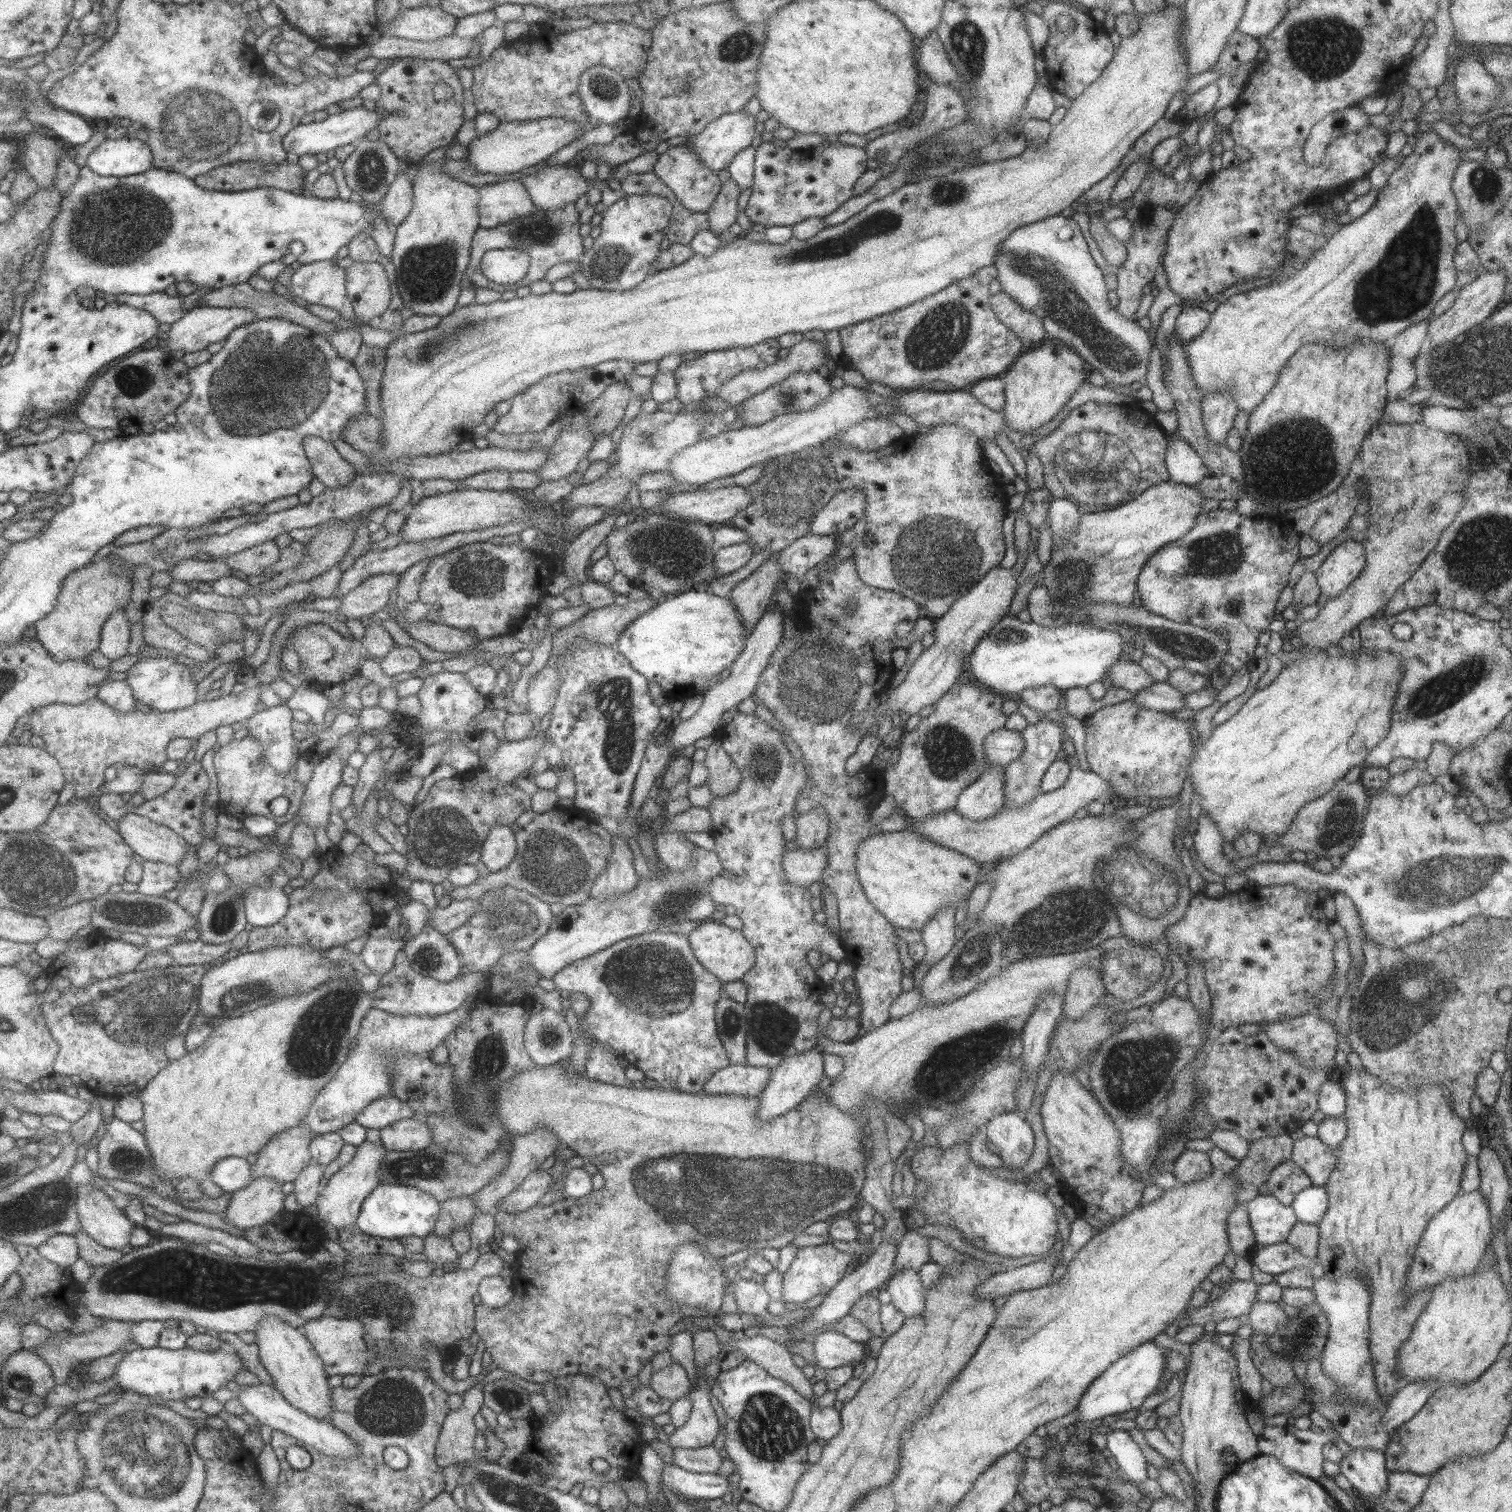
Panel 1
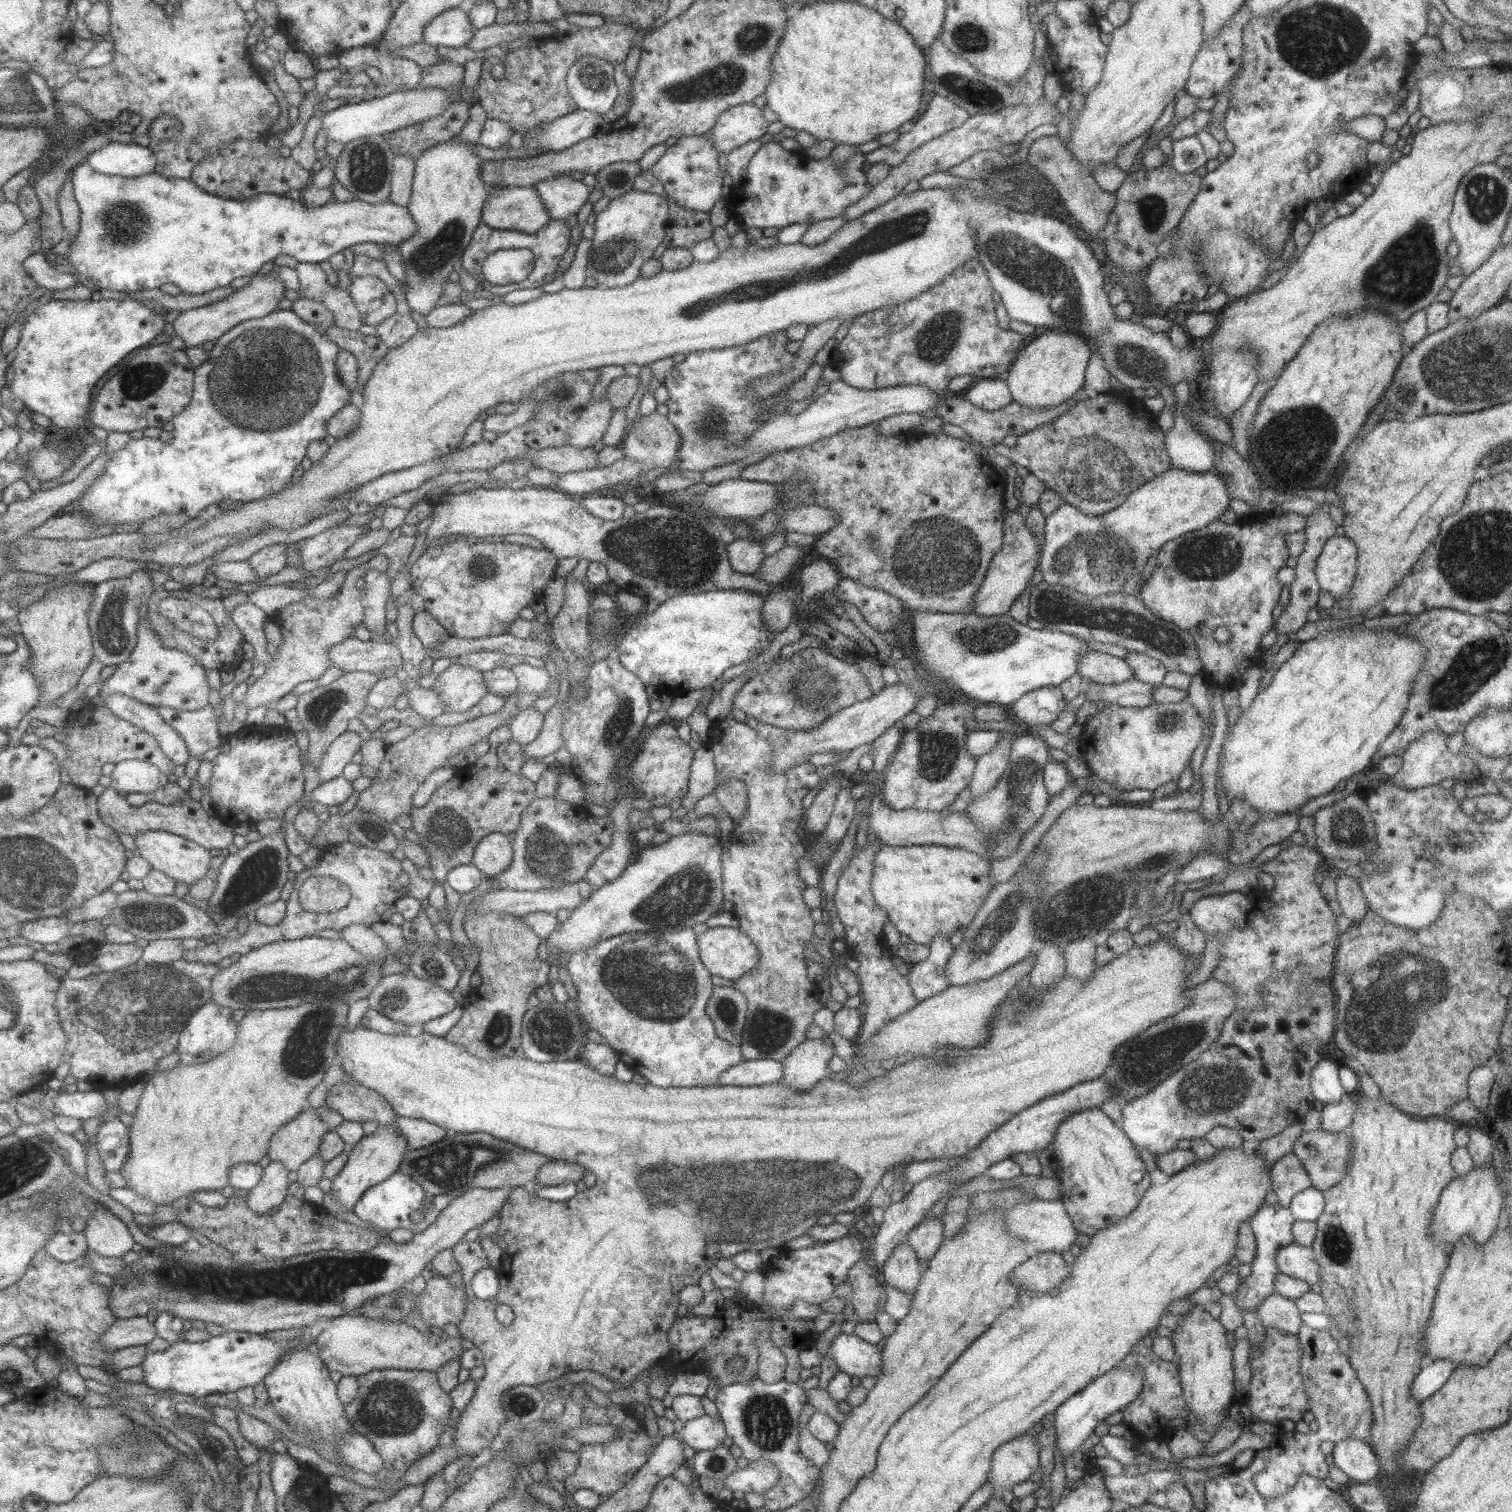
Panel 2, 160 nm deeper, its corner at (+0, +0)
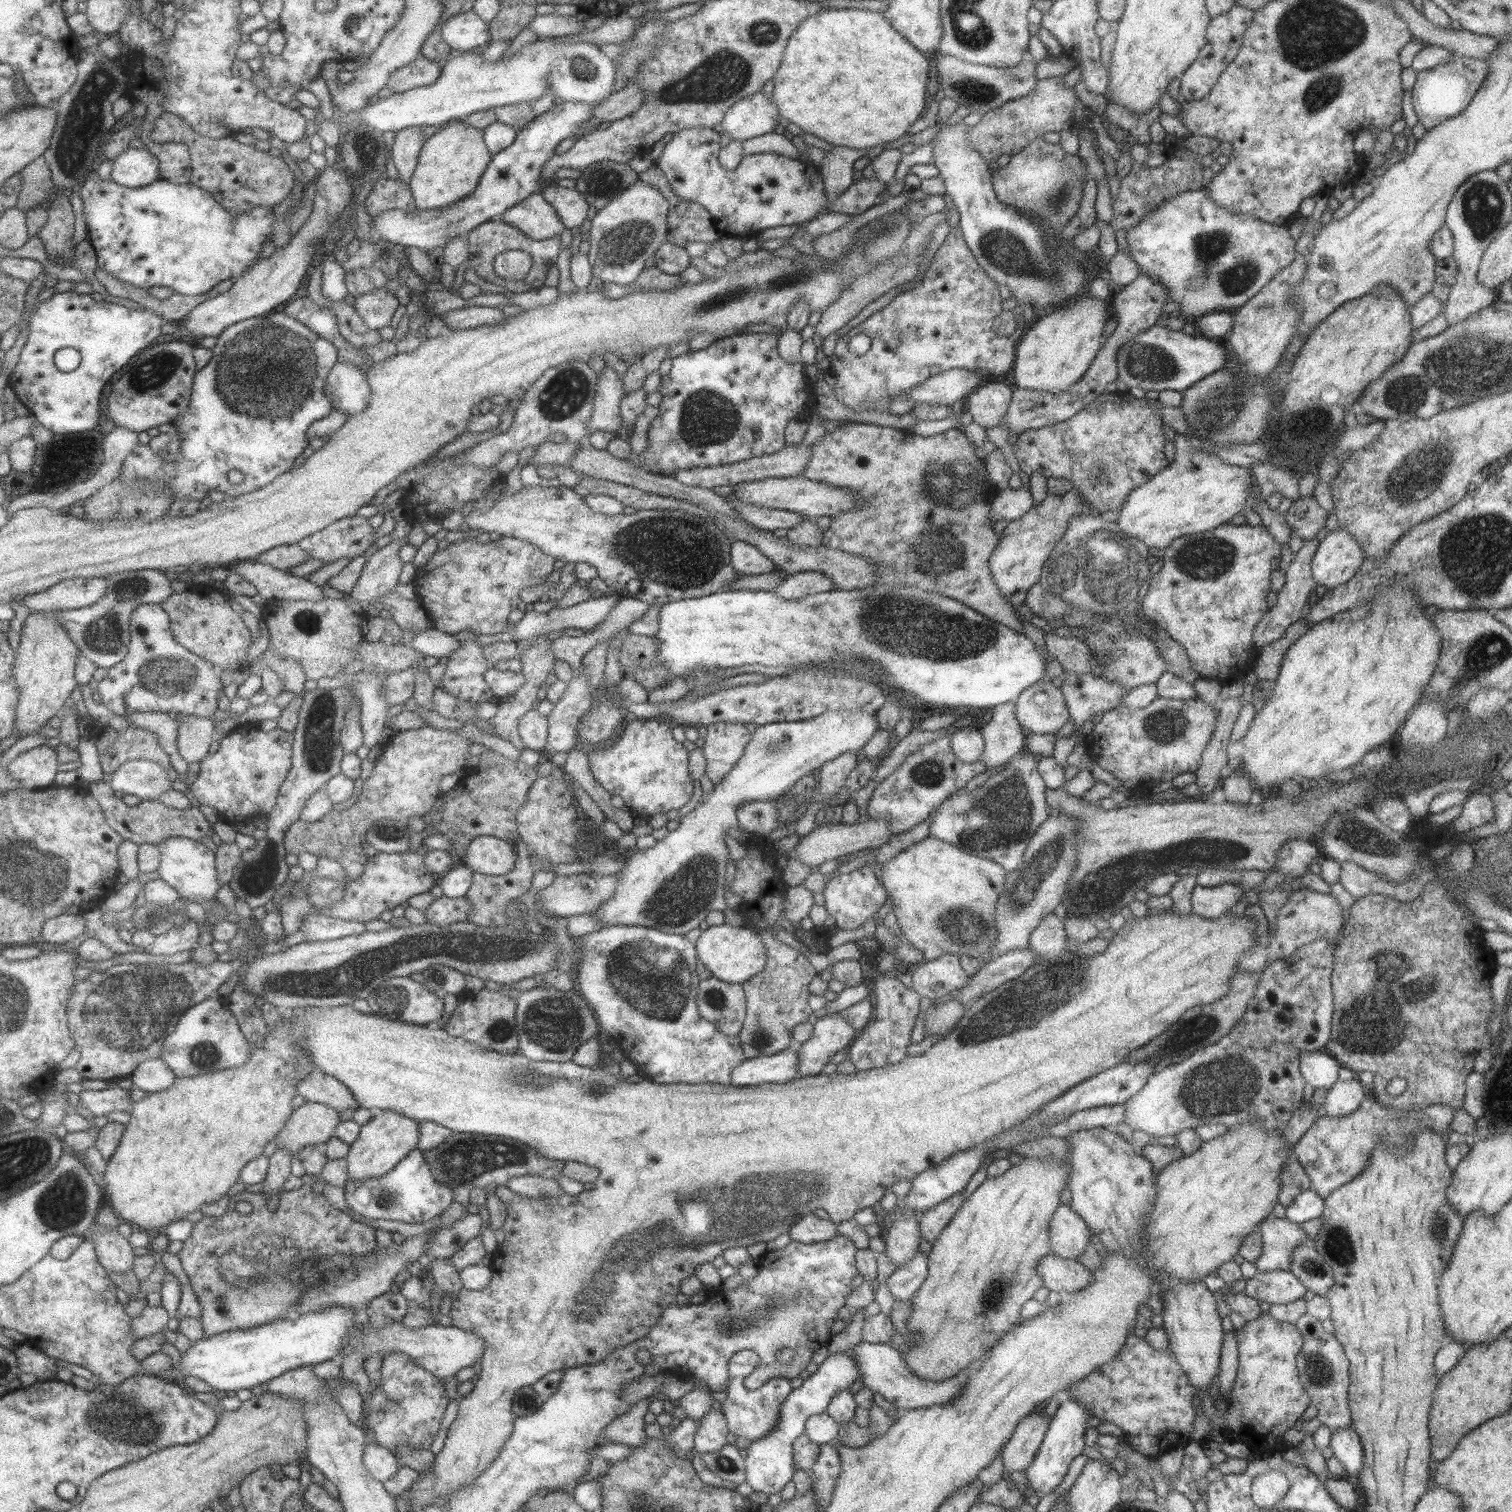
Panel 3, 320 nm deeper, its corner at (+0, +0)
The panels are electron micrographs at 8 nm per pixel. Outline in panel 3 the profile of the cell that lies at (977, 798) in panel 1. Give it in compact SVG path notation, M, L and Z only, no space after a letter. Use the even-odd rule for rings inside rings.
M1005 702L992 708L991 720L983 724L981 735L984 750L979 763L985 770L1008 764L1024 750L1026 733L1015 719L1014 702Z

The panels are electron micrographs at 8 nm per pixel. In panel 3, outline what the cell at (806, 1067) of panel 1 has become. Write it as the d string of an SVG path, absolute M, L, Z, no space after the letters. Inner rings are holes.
M829 1013L818 1018L812 1025L811 1036L795 1046L800 1056L800 1076L819 1074L822 1066L830 1062L835 1052L847 1049L856 1034L854 1028L839 1013Z

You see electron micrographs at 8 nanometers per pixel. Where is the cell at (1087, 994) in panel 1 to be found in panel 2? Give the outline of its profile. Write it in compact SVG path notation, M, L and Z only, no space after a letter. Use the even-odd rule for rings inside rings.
M1087 937L1070 940L1062 946L1066 970L1064 974L1075 978L1077 982L1085 982L1097 967L1094 963L1095 949L1093 939Z

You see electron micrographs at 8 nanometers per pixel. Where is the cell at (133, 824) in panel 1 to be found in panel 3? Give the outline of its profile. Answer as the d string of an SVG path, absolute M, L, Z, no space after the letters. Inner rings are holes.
M182 837L168 839L160 844L160 849L162 863L158 872L161 879L165 879L173 888L176 888L182 898L203 907L209 900L216 900L220 887L216 852L201 844L200 841Z

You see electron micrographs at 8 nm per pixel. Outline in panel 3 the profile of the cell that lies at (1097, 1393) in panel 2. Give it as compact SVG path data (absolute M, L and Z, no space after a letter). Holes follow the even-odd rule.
M1070 1398L1067 1402L1061 1403L1050 1418L1039 1450L1035 1452L1032 1461L1024 1468L1025 1478L1029 1482L1028 1487L1032 1488L1038 1496L1052 1492L1067 1472L1069 1463L1081 1454L1084 1445L1083 1433L1087 1429L1084 1422L1089 1415L1090 1412L1080 1402L1075 1402Z

